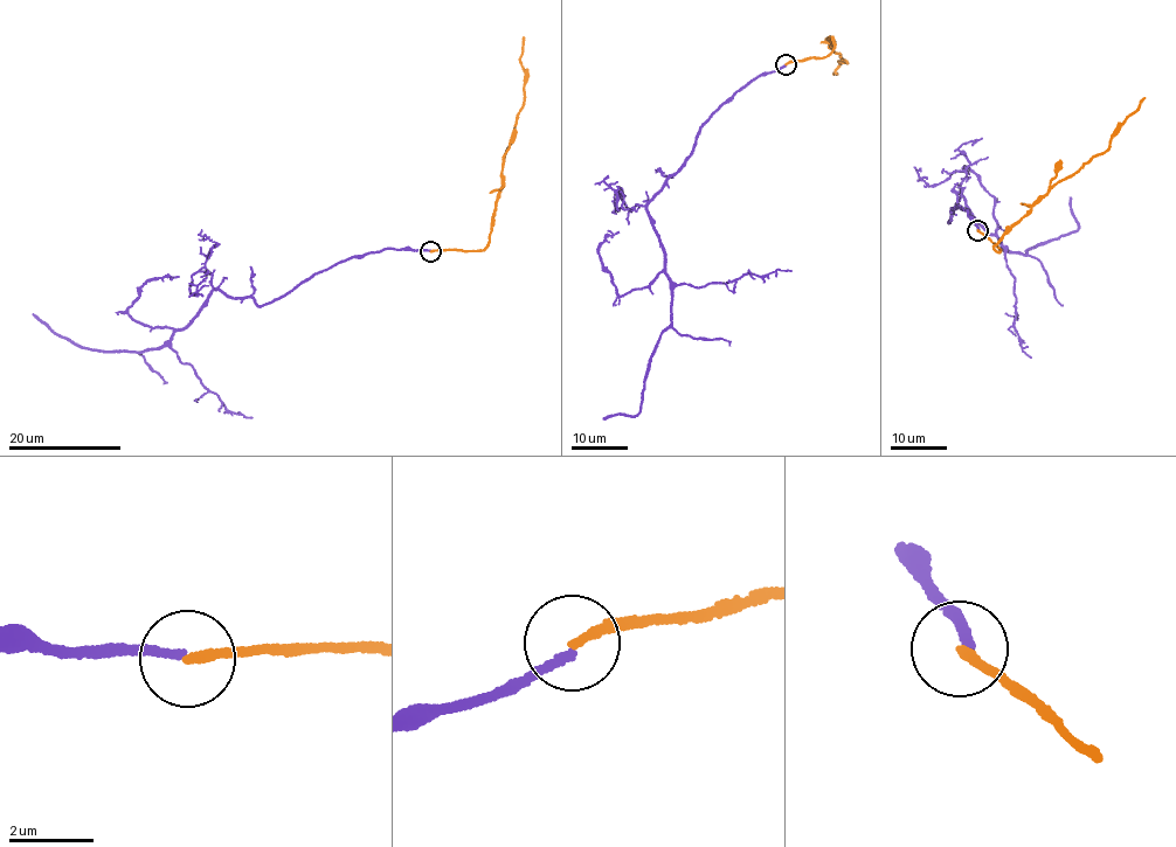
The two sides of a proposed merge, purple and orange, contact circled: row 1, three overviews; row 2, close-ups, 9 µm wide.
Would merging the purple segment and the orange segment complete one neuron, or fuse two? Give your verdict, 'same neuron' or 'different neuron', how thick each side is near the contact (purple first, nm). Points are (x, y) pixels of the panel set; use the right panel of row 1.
different neuron; 200 nm thick on the purple side, 200 nm on the other

